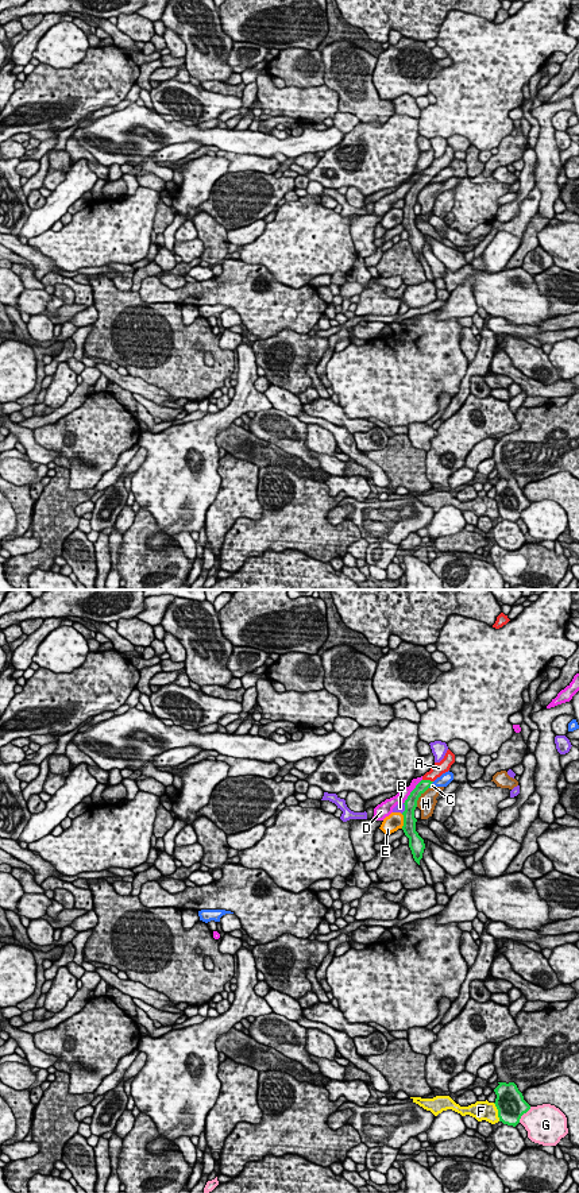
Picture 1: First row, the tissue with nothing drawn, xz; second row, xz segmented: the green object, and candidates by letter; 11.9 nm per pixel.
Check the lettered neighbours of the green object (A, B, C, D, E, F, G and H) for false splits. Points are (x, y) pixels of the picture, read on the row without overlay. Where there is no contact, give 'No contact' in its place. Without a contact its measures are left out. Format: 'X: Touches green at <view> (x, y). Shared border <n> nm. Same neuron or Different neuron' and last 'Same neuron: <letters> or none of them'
A: Touches green at xz (428, 176). Shared border 130 nm. Same neuron
B: Touches green at xz (405, 204). Shared border 130 nm. Different neuron
C: Touches green at xz (431, 180). Shared border 110 nm. Different neuron
D: Touches green at xz (412, 186). Shared border 380 nm. Different neuron
E: Touches green at xz (404, 216). Shared border 180 nm. Different neuron
F: Touches green at xz (498, 508). Shared border 240 nm. Different neuron
G: Touches green at xz (522, 509). Shared border 240 nm. Different neuron
H: Touches green at xz (420, 190). Shared border 280 nm. Different neuron
Same neuron: A

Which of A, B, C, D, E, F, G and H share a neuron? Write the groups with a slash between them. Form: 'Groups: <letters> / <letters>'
Groups: A / B / C / D / E / F / G / H

